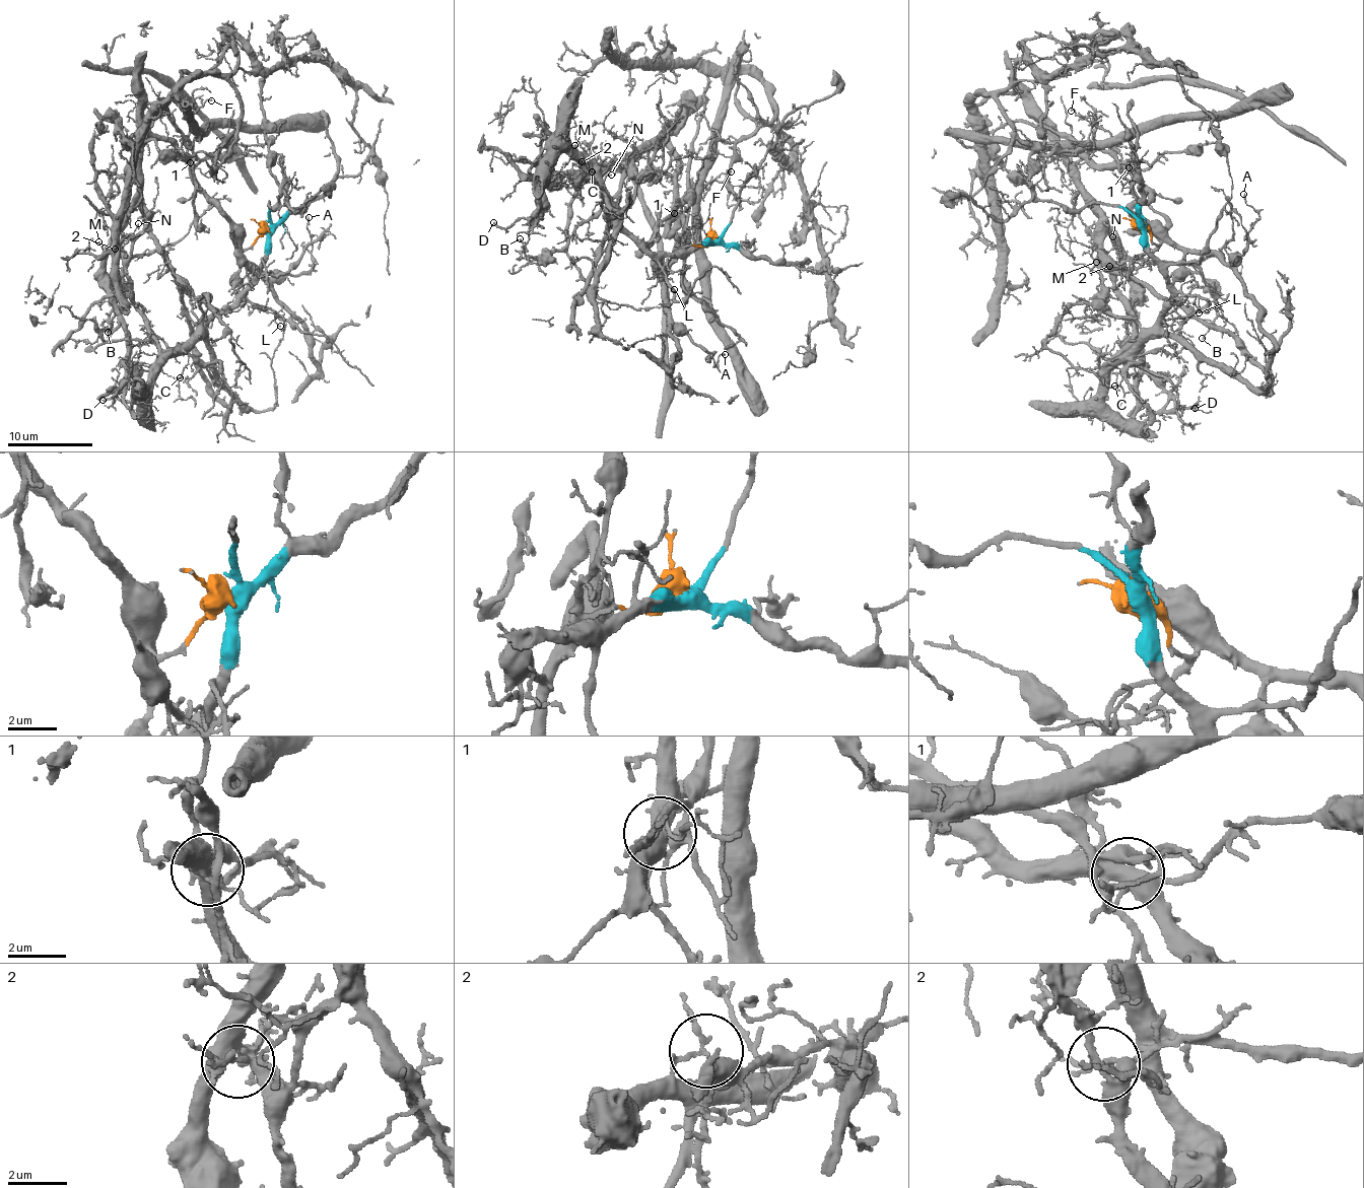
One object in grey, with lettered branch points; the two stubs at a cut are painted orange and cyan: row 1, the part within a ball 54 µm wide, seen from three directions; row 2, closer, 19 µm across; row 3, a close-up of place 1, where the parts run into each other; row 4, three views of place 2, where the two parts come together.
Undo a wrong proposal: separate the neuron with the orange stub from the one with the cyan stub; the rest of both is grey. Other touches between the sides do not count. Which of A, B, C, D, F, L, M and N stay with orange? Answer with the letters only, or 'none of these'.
A, B, F

